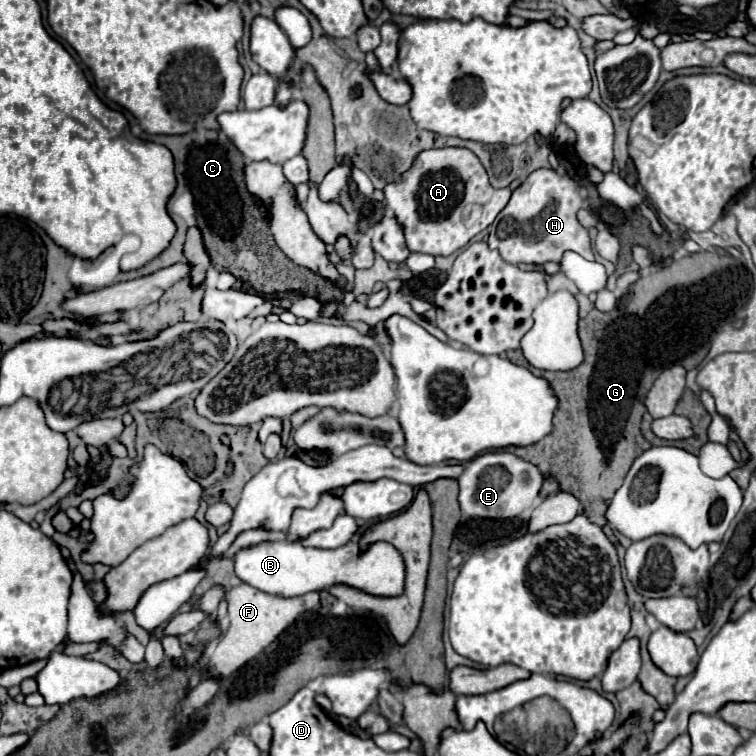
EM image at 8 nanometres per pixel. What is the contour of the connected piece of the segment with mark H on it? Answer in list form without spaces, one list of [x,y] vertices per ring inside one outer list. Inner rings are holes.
[[[538,168],[512,192],[506,208],[488,228],[488,246],[498,250],[508,264],[560,264],[568,250],[578,252],[586,260],[594,260],[588,230],[576,218],[582,204],[584,198],[572,178],[554,168]],[[528,224],[532,228],[526,228]]]

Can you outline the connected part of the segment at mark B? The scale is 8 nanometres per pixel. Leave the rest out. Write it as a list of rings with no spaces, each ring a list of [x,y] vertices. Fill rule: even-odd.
[[[262,542],[254,548],[240,550],[234,558],[234,568],[242,582],[282,598],[320,592],[336,584],[360,588],[360,592],[368,592],[370,596],[402,596],[406,578],[404,558],[388,542],[374,542],[366,550],[360,550],[358,542],[348,542],[336,550],[306,548],[298,542]]]

